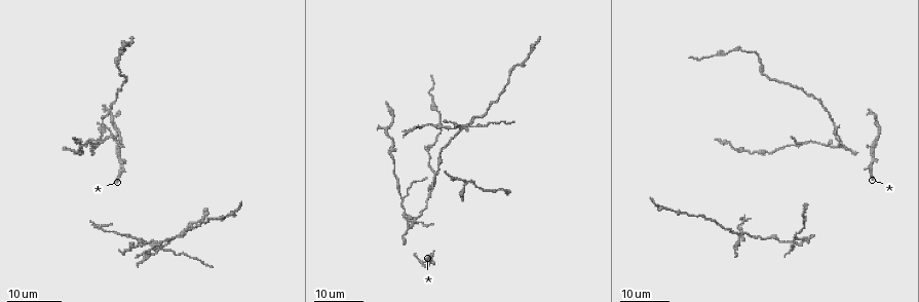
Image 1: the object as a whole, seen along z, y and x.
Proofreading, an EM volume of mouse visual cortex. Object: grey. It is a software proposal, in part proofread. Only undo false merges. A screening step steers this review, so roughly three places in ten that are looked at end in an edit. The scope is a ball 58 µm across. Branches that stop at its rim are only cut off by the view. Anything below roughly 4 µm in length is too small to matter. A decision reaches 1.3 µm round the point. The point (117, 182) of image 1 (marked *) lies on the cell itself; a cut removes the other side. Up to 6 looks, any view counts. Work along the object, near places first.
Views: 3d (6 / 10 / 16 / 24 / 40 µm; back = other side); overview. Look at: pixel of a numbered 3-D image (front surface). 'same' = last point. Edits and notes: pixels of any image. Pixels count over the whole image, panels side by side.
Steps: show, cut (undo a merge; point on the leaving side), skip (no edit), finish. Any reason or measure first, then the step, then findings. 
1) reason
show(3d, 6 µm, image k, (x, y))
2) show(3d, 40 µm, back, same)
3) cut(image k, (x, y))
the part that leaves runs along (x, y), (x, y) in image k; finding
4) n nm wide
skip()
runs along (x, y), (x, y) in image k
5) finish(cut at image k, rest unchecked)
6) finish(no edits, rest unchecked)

show(3d, 24 µm, image 1, (416, 222))

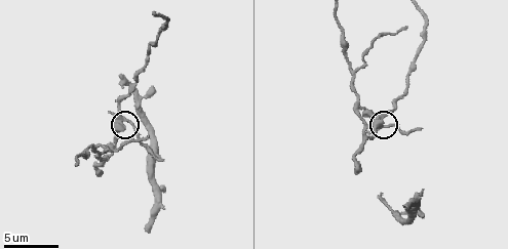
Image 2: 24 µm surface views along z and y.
show(3d, 10 µm, image 2, (130, 122))

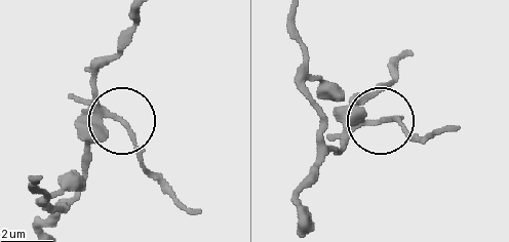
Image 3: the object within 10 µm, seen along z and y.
220 nm wide
cut(image 3, (128, 133))
the part that leaves runs along (102, 108), (126, 131), (140, 158), (197, 211) in image 3; two cells meet here

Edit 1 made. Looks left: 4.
branch point
show(3d, 10 µm, image 2, (94, 144))

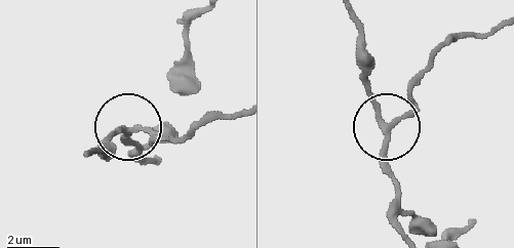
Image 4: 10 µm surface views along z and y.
3 arms
skip()
one cell here

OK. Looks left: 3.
four arms meet
show(3d, 24 µm, image 1, (160, 246))

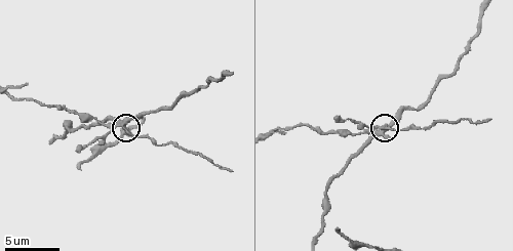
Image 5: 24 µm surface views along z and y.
show(3d, 10 µm, image 5, (126, 130))

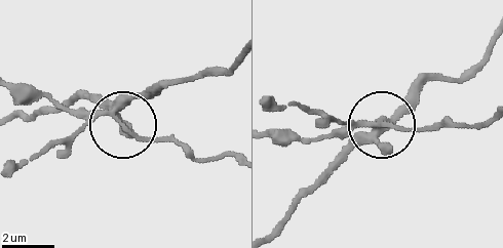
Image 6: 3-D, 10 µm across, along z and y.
show(3d, 6 µm, image 6, (120, 122))

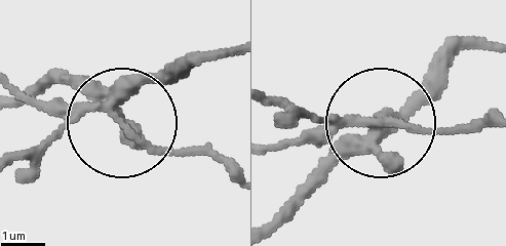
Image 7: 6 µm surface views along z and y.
4 arms
cut(image 7, (27, 98))
the part that leaves runs along (81, 112), (18, 97) in image 7; two cells meet here

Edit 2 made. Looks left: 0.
finish(cut at image 3, cut at image 7, rest unchecked)

